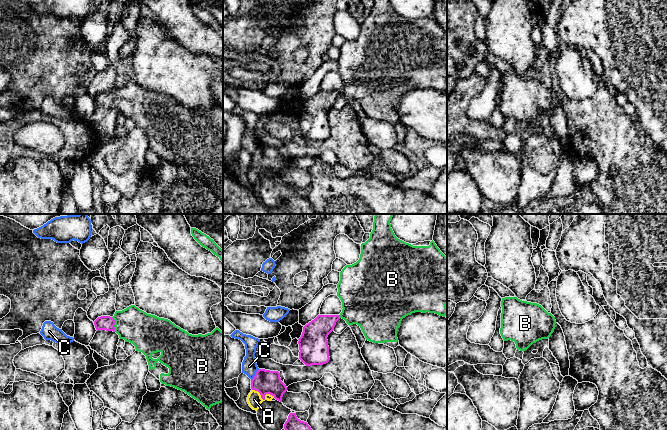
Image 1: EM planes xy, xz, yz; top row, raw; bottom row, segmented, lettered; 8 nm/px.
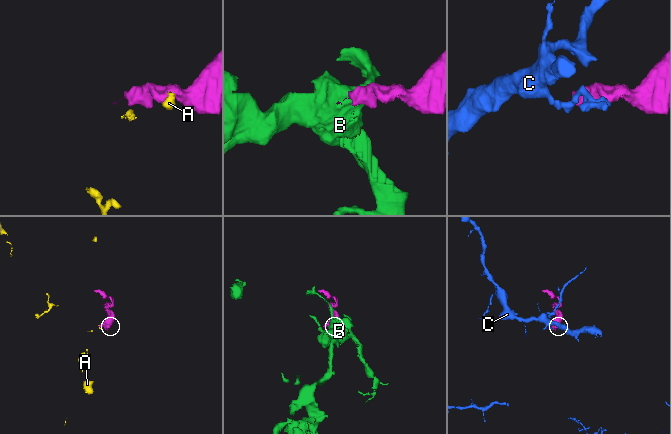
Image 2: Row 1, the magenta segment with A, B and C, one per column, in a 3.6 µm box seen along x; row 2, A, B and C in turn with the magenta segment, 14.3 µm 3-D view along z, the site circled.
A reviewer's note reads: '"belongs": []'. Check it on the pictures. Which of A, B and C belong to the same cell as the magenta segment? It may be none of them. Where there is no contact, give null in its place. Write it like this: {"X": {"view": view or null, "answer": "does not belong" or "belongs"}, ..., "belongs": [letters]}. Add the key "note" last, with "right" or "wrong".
{"A": {"view": "xz", "answer": "does not belong"}, "B": {"view": "xy", "answer": "belongs"}, "C": {"view": "xz", "answer": "does not belong"}, "belongs": ["B"], "note": "wrong"}

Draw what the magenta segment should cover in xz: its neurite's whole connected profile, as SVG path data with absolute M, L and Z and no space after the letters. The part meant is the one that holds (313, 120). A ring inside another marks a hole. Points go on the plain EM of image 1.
M373 0L370 14L361 20L359 36L342 45L337 64L342 88L339 91L318 91L303 103L298 115L299 135L306 142L329 138L327 113L340 94L349 102L357 100L366 116L394 125L399 122L397 106L406 92L415 88L429 88L445 93L447 33L433 16L409 20L395 12L391 0Z

